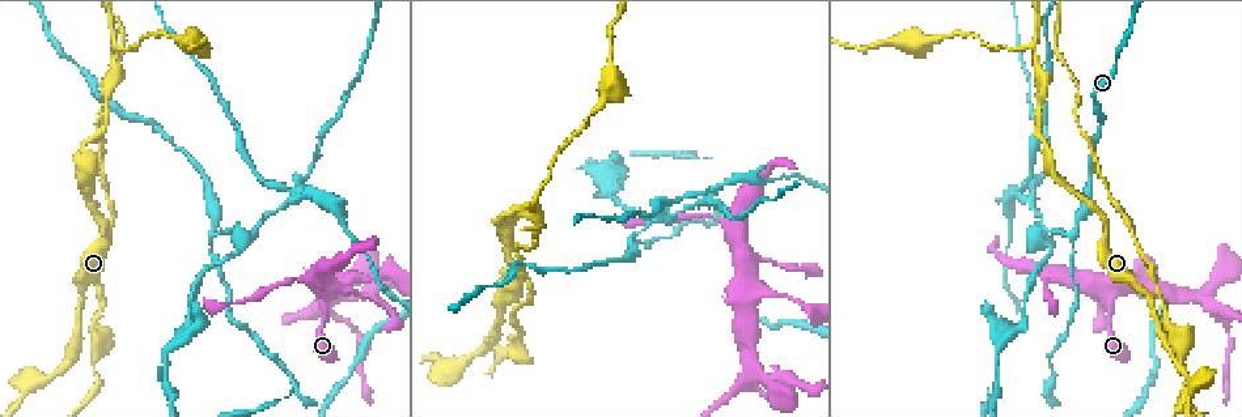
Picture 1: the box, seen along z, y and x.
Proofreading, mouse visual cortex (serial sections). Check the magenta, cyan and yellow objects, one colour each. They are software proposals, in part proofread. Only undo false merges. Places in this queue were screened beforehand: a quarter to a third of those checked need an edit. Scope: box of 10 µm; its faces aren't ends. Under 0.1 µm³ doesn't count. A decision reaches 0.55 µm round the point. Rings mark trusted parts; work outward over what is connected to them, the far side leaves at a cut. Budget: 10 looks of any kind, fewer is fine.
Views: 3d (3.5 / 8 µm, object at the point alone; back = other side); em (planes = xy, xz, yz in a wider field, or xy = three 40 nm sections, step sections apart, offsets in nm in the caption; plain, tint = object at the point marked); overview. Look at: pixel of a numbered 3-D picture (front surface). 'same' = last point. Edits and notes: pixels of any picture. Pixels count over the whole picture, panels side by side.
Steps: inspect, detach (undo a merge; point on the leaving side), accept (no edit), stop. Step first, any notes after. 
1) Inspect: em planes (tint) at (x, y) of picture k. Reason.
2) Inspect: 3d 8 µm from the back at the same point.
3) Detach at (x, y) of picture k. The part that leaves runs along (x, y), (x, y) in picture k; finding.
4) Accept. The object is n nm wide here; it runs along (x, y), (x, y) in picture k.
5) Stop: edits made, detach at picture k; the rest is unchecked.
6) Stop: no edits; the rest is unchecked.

Inspect: 3d 3.5 µm from the back at (1106, 219) of picture 1. Abrupt turn.

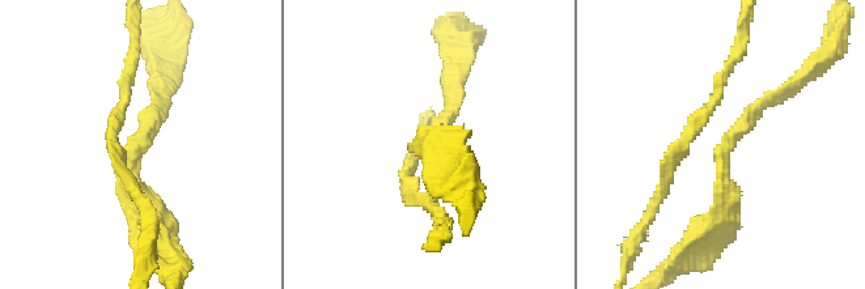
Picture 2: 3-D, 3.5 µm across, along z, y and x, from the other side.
Inspect: em xy step 5 (tint) at (133, 151) of picture 2. The arms are 150, 300 nm wide.

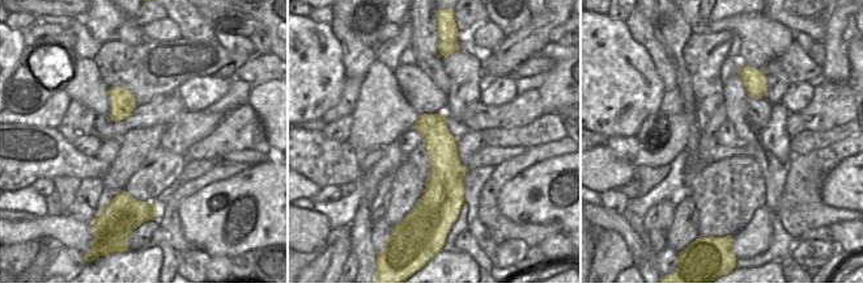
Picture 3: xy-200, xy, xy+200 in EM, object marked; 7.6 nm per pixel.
Accept. It runs along (711, 225), (721, 149), (781, 97) in picture 2; one cell here.

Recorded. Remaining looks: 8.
Inspect: 3d 3.5 µm at (115, 46) of picture 1. Three arms meet.

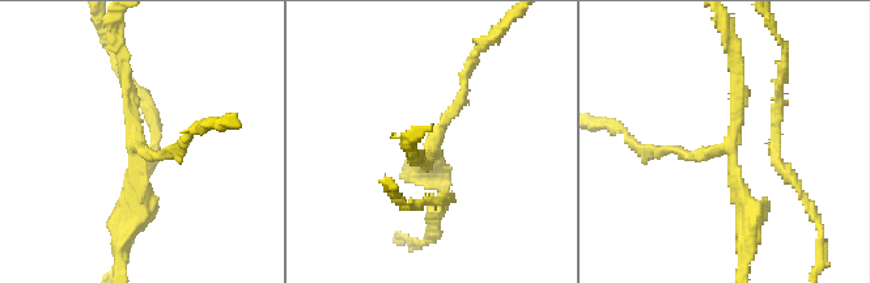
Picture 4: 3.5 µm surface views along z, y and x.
Inspect: em planes (tint) at (731, 146) of picture 4.

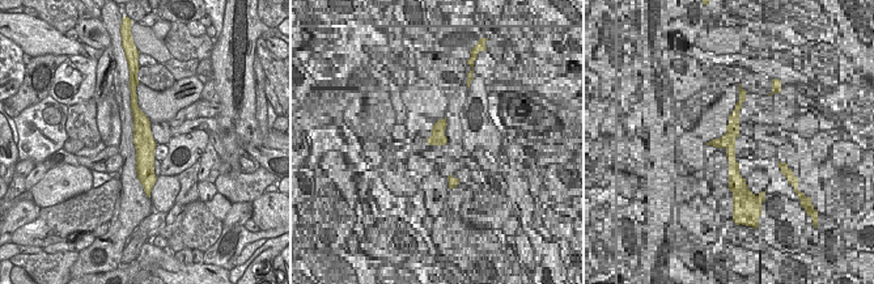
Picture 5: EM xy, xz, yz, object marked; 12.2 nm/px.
Detach at (455, 108) of picture 4. The part that leaves runs along (431, 144), (483, 47) in picture 4; two cells meet here.

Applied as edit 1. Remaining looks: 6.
Inspect: overview. See it whole again.

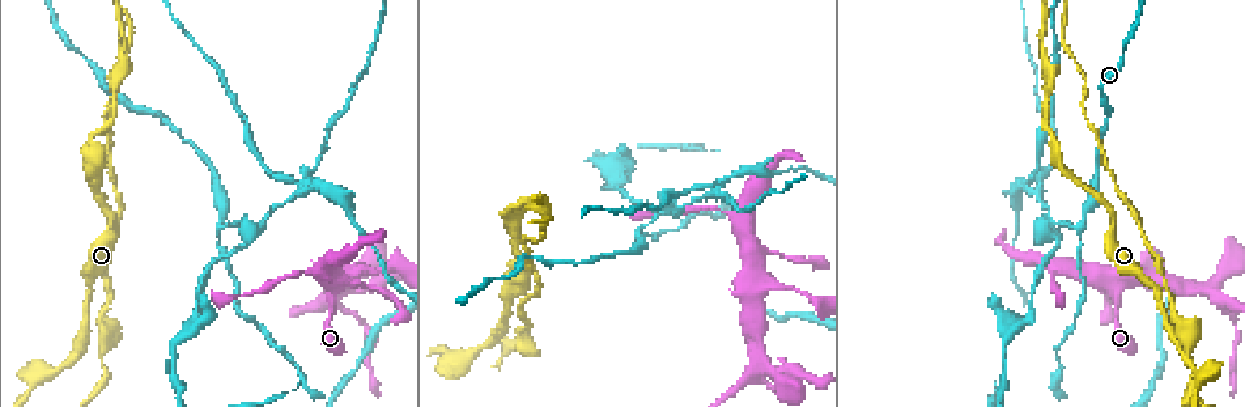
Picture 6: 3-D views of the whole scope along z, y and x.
Inspect: 3d 8 µm at (1078, 229) of picture 6. Three-way junction.

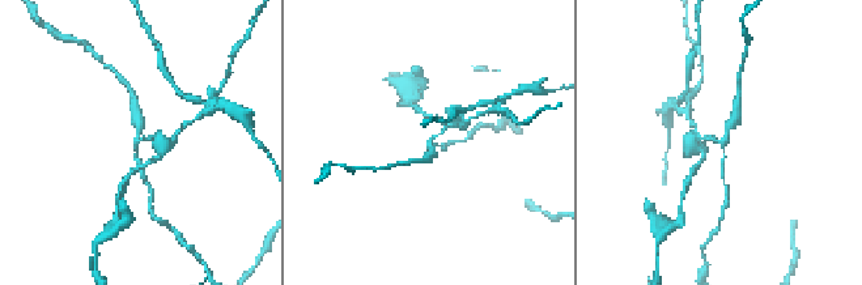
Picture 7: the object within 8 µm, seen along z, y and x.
Inspect: em xy step 1 (tint) at the same point. 3 arms meet here; the arms are 150, 150, 300 nm wide; shape alone is not enough.

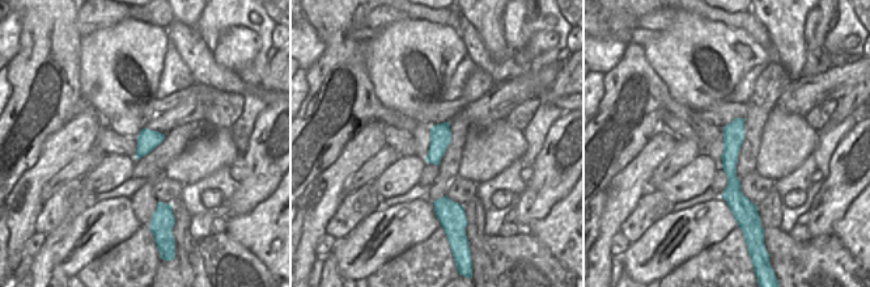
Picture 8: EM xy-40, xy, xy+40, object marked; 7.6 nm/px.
Accept. The object is 160 nm wide here; it runs along (738, 121), (730, 173), (739, 214) in picture 8; continuous, no second cell.

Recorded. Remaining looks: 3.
Inspect: 3d 3.5 µm at (305, 188) of picture 6. Abrupt turn.

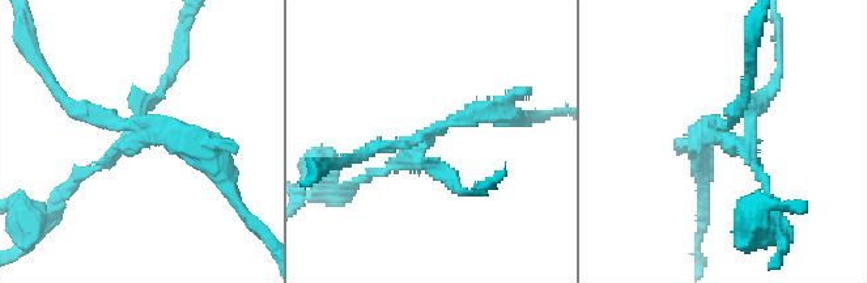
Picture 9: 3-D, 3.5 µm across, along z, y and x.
Inspect: em xy step 5 (tint) at (139, 136) of picture 9. 4 arms meet here; the arms are 150, 150, 150, 250 nm wide.

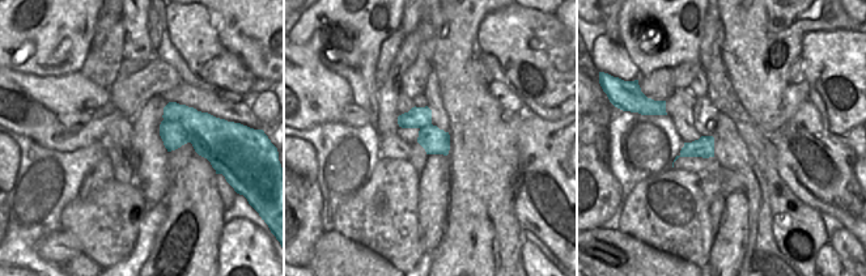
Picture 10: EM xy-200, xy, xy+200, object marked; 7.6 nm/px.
Accept. It runs along (365, 178), (453, 118), (501, 112) in picture 9; one cell here.

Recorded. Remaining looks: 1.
Stop: edits made, detach at picture 4; the rest is unchecked.

